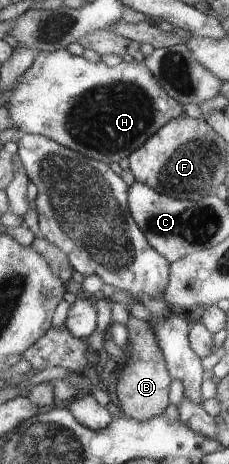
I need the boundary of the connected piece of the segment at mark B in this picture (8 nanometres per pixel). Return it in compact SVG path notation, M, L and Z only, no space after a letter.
M129 318L127 322L131 345L134 346L134 360L127 363L121 379L116 385L116 396L121 405L121 413L125 417L137 421L151 421L165 413L169 407L169 387L171 387L171 373L165 361L165 355L159 347L159 339L155 335L155 325L151 321Z

